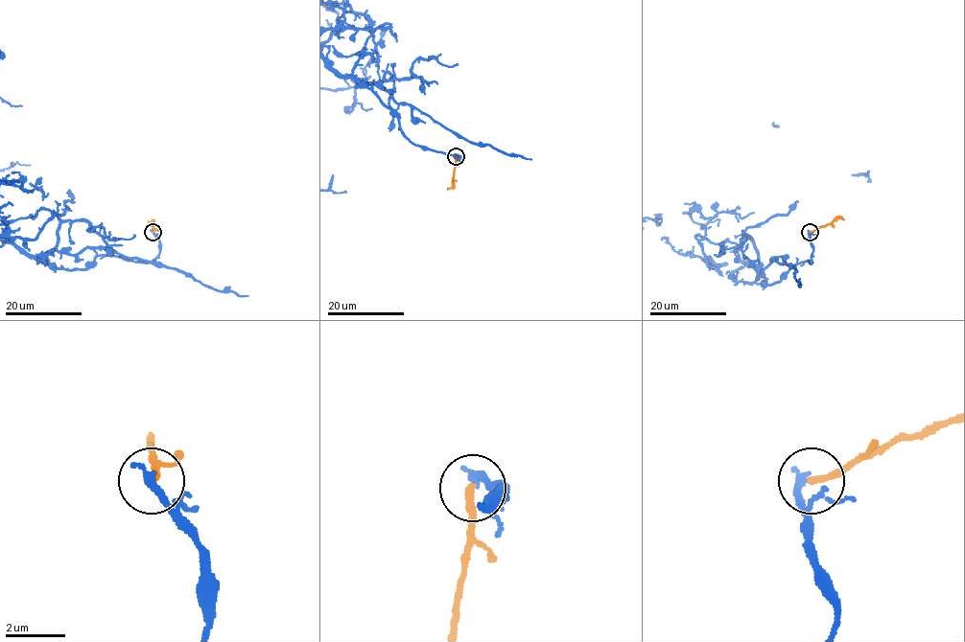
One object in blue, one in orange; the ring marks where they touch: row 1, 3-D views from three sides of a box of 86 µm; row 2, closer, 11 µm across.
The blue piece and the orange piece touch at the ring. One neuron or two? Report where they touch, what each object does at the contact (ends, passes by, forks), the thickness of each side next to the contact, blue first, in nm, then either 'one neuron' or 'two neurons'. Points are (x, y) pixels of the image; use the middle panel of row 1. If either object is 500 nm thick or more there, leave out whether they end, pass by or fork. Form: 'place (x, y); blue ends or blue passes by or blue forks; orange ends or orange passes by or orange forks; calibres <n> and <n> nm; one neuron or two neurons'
place (456, 156); blue ends; orange ends; calibres 300 and 240 nm; one neuron

